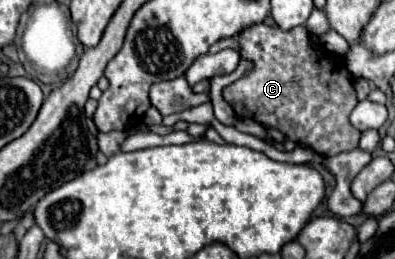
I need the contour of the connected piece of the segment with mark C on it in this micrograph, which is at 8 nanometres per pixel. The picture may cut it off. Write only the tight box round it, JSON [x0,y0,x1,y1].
[224,22,360,156]

